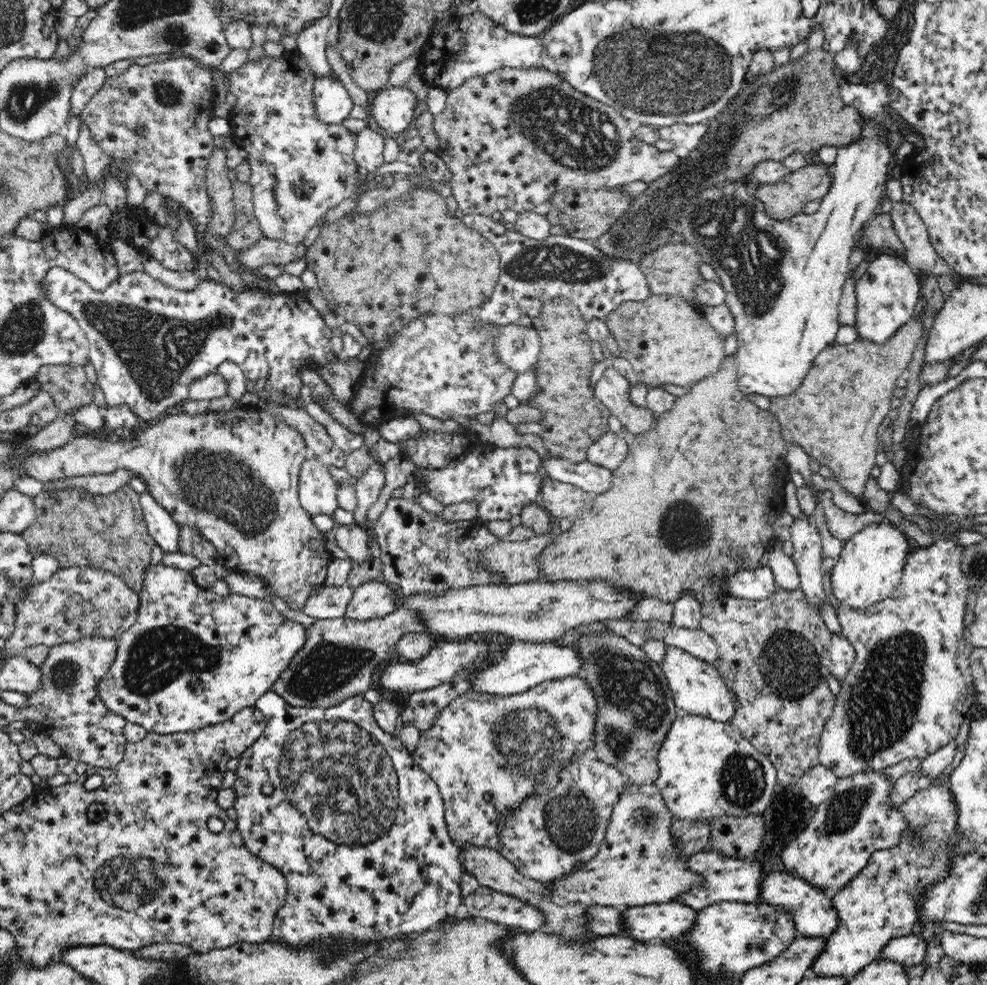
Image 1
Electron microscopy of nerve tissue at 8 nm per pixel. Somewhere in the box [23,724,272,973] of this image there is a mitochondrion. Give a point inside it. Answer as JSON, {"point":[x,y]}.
{"point":[126,881]}

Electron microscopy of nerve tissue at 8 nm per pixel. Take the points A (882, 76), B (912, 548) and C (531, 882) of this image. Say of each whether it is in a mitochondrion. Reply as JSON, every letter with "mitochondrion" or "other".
{"A":"other","B":"other","C":"other"}

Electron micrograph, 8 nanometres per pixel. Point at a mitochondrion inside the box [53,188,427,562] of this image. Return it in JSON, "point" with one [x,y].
{"point":[156,349]}

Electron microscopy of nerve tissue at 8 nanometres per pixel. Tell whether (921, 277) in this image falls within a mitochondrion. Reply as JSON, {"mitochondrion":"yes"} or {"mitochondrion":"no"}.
{"mitochondrion":"no"}

